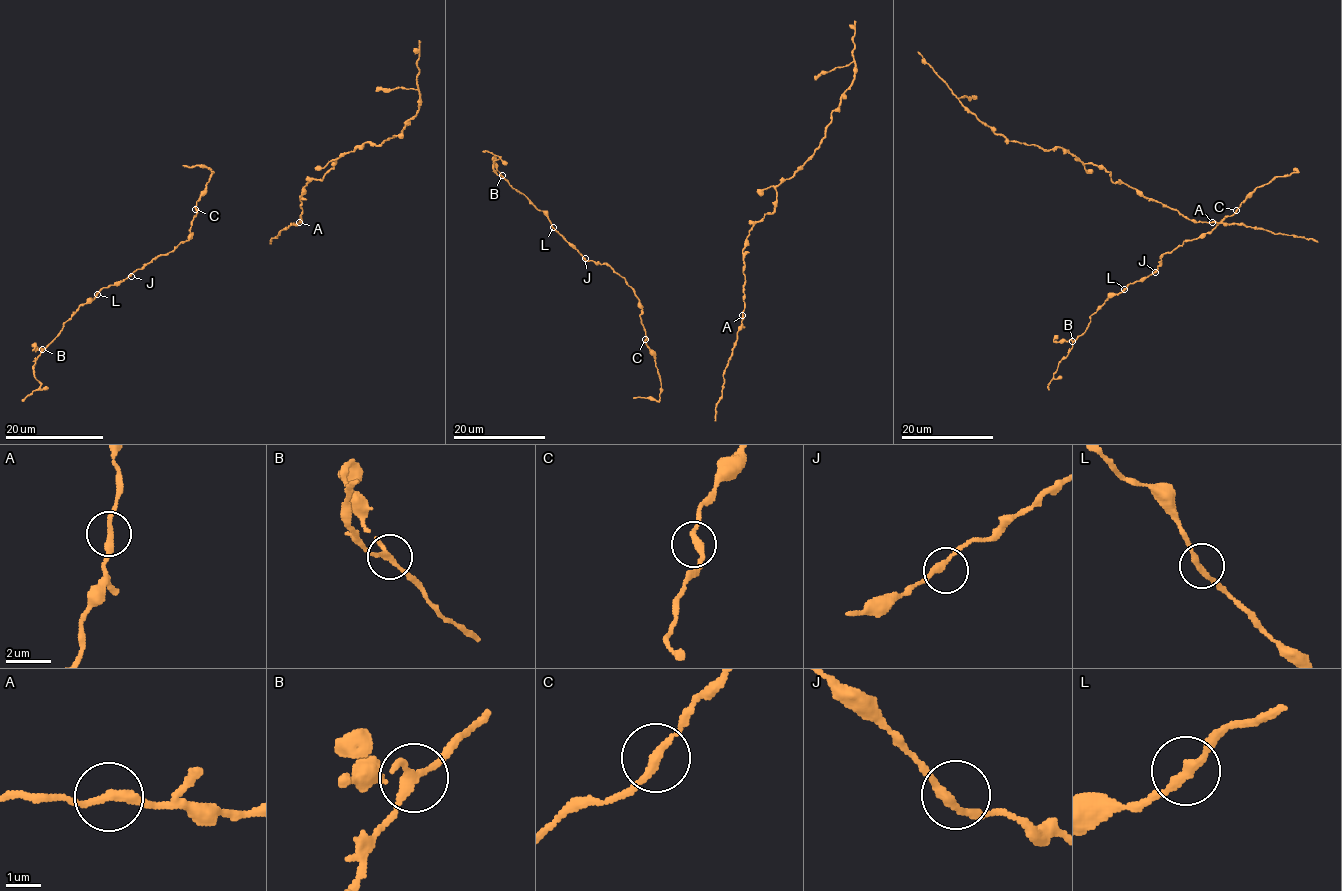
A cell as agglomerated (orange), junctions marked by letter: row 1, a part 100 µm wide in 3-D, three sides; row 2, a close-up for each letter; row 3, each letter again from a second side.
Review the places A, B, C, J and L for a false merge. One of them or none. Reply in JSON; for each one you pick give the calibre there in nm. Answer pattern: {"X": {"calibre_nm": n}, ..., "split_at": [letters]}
{"split_at": []}

